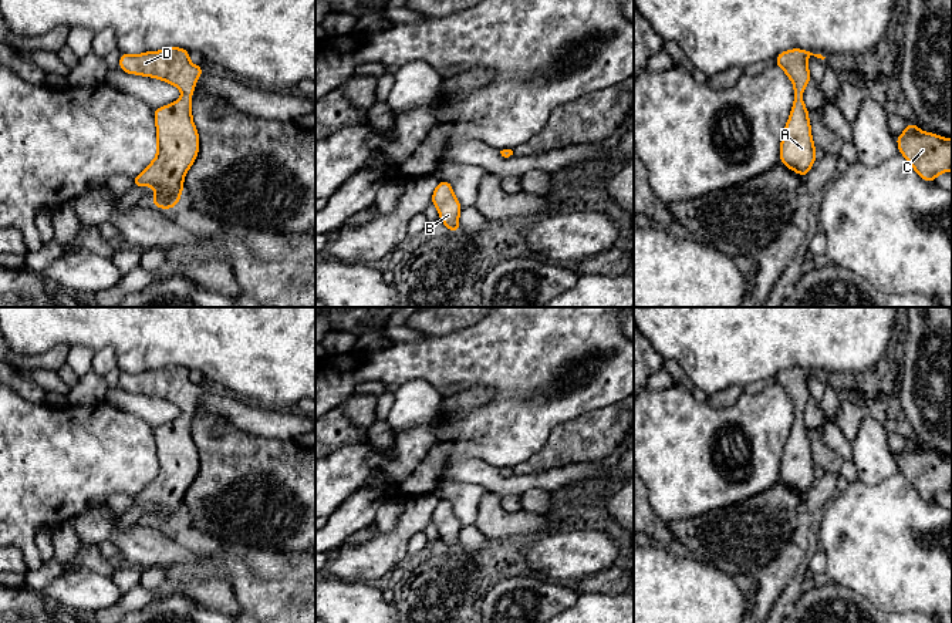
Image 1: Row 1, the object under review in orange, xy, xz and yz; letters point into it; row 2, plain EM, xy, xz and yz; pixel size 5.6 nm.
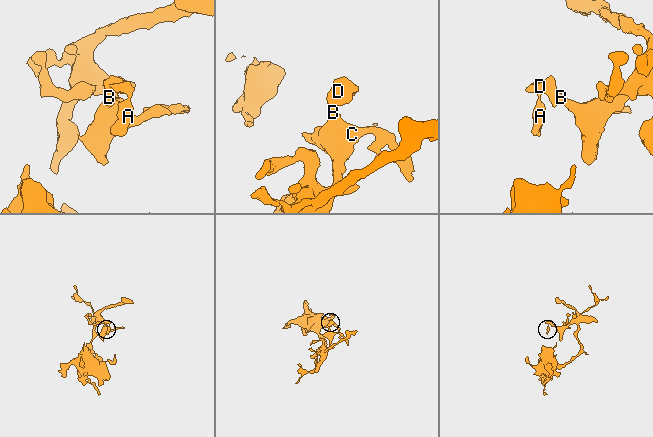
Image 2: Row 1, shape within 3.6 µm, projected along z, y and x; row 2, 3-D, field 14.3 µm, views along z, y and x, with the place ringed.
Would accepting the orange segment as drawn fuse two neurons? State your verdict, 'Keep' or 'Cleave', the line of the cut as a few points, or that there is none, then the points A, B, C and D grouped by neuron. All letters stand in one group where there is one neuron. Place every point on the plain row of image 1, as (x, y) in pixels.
Keep. No split. Groups: A B C D

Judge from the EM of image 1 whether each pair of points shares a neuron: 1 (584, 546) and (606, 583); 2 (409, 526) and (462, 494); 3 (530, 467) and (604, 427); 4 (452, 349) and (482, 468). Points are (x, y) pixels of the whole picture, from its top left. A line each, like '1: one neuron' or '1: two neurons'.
1: two neurons
2: two neurons
3: one neuron
4: two neurons

